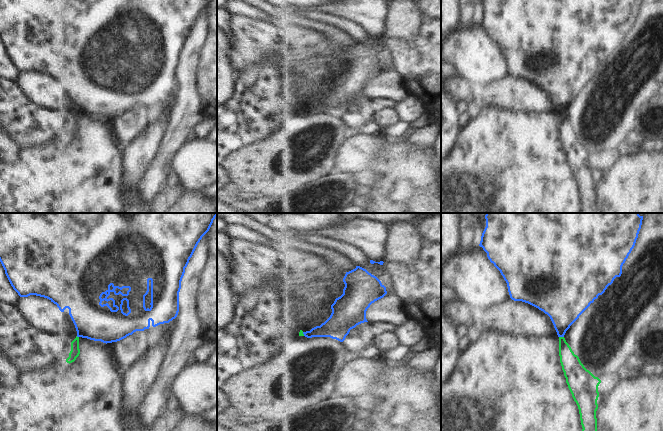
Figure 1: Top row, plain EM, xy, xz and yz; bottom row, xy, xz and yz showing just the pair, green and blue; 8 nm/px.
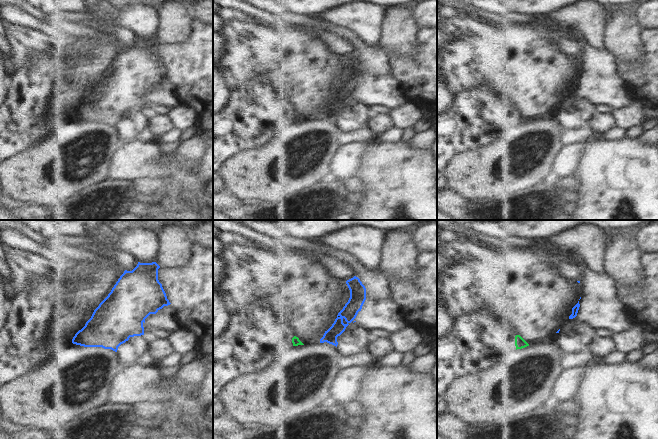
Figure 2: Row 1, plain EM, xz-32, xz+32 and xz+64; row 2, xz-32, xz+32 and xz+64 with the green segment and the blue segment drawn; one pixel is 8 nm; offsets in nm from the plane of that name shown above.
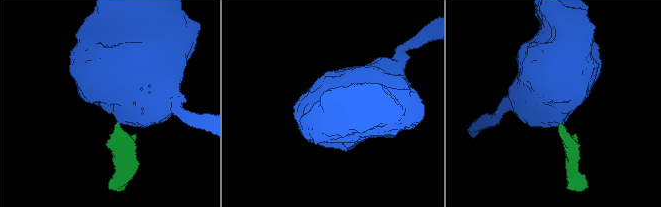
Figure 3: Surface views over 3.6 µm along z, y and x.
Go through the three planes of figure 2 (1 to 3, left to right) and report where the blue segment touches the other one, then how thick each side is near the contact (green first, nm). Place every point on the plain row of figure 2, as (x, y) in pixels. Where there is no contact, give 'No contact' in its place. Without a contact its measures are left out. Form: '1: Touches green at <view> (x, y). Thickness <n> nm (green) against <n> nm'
1: No contact
2: No contact
3: No contact.

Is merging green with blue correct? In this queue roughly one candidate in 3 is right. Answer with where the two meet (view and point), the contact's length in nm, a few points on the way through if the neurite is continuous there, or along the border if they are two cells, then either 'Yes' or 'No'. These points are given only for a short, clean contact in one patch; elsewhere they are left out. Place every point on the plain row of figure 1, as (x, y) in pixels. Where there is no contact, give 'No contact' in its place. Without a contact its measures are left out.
Touches green at yz (561, 113). Shared border 40 nm. Boundary: yz (559, 112), (563, 113). No.

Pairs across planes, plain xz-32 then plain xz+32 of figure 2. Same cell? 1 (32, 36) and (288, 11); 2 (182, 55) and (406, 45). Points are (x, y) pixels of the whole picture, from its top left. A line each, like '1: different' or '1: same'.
1: different
2: different

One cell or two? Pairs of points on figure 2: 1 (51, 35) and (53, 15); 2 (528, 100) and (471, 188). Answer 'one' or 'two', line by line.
1: two
2: two

